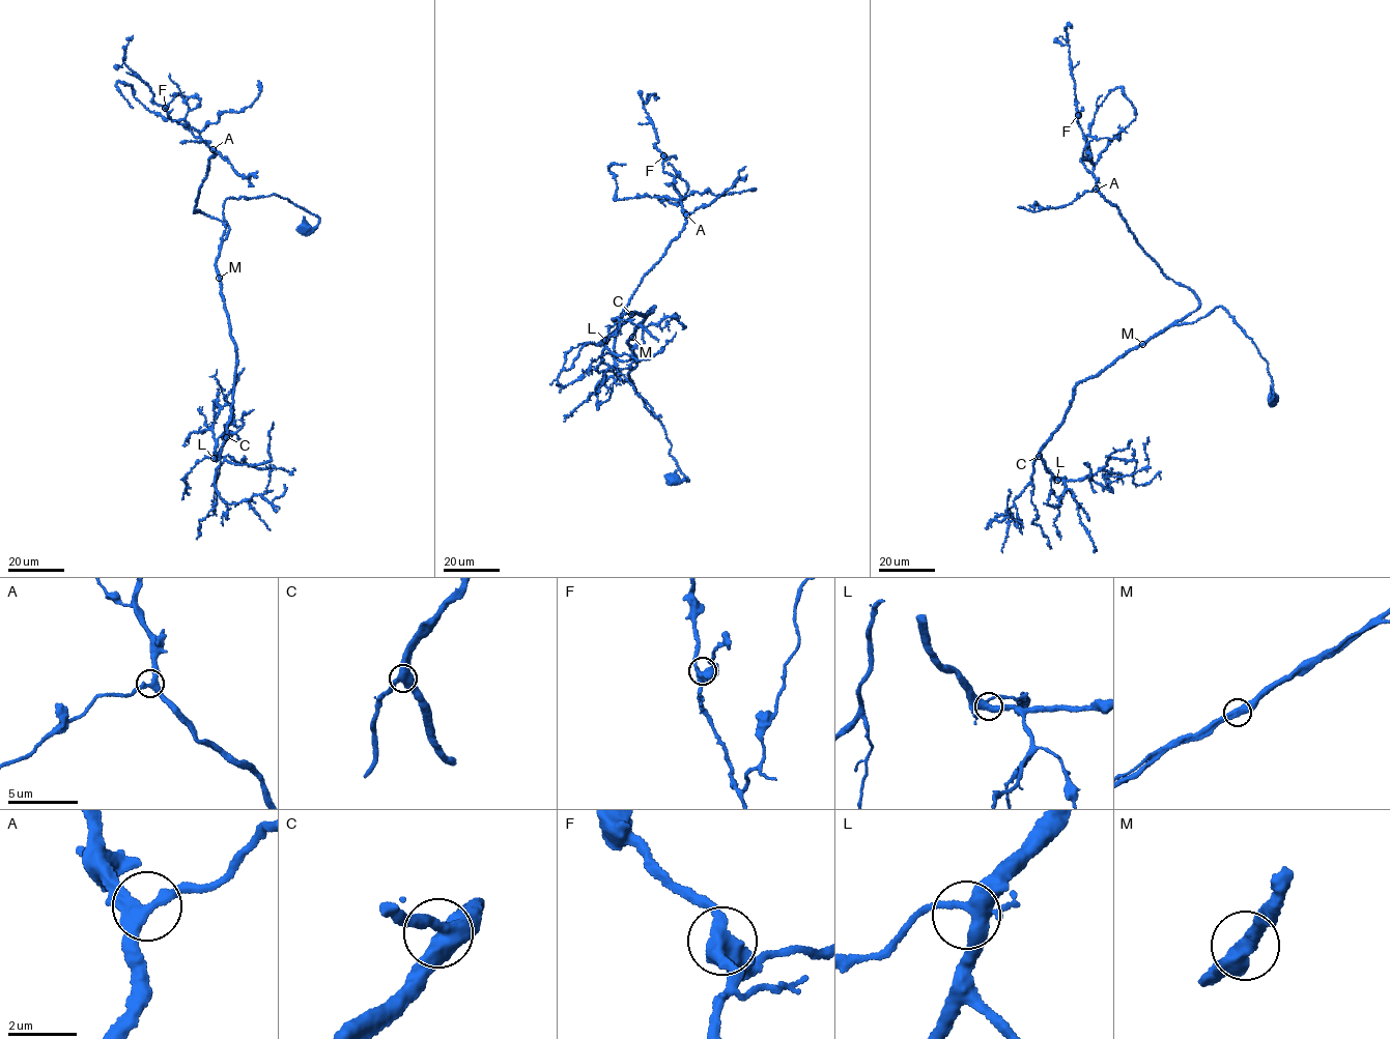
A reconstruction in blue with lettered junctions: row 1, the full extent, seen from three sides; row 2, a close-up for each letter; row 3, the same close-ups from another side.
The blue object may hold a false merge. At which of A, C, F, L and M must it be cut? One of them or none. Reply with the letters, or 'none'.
none

